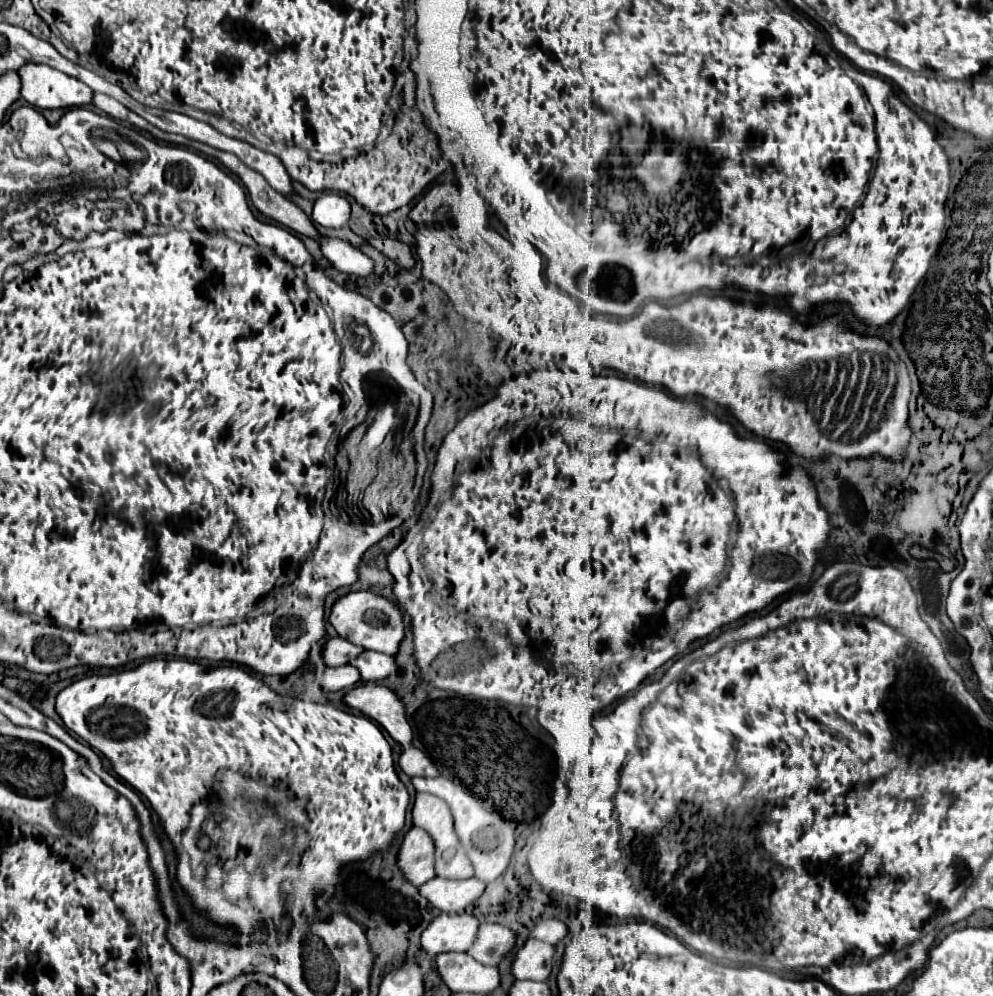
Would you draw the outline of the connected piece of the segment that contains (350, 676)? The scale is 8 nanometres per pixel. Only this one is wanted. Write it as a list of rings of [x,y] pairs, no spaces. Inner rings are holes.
[[[341,665],[341,667],[323,667],[319,671],[317,683],[325,691],[341,691],[347,687],[353,687],[359,681],[359,671],[351,665]]]

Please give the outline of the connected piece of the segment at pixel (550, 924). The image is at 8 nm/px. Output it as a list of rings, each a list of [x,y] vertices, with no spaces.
[[[557,919],[539,921],[539,923],[529,931],[529,937],[539,939],[539,941],[545,941],[545,943],[551,943],[551,945],[555,945],[557,941],[561,941],[565,935],[567,935],[567,927],[565,927],[565,923],[561,923],[561,921],[557,921]]]

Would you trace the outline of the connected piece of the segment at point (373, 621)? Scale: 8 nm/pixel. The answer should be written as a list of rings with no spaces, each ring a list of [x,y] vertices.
[[[351,591],[339,597],[331,607],[329,623],[335,627],[341,639],[367,651],[379,651],[385,655],[395,655],[405,635],[401,609],[393,601],[387,601],[385,597],[379,597],[371,591]]]

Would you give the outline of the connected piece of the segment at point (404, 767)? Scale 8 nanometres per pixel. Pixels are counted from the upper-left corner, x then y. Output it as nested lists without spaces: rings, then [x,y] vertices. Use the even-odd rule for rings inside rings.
[[[415,747],[401,753],[399,769],[403,773],[407,773],[409,777],[415,777],[415,775],[419,775],[419,777],[437,777],[439,775],[439,771],[431,763],[431,759],[423,751],[419,751]]]

